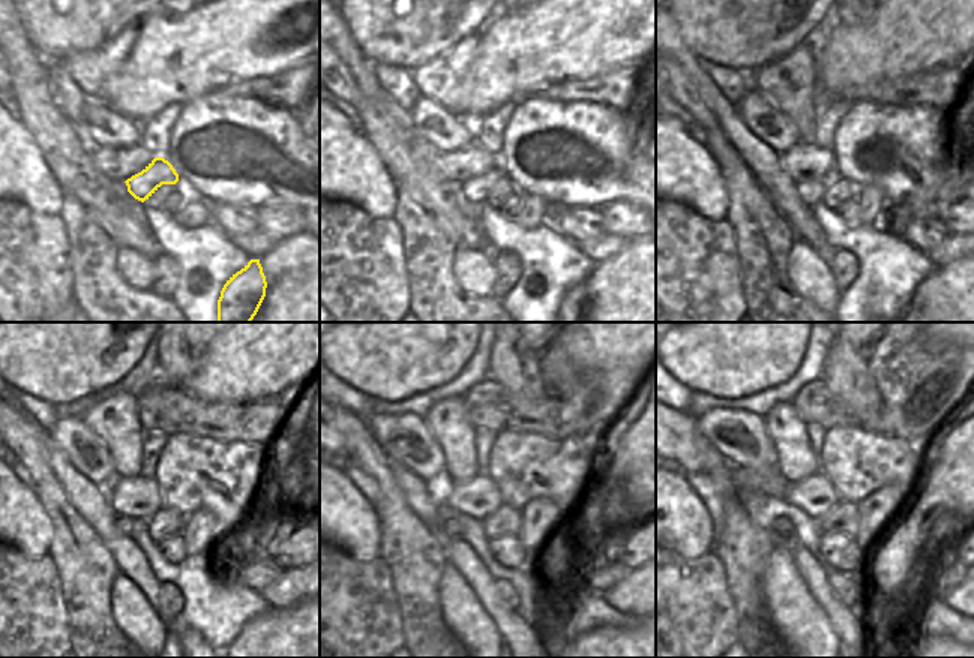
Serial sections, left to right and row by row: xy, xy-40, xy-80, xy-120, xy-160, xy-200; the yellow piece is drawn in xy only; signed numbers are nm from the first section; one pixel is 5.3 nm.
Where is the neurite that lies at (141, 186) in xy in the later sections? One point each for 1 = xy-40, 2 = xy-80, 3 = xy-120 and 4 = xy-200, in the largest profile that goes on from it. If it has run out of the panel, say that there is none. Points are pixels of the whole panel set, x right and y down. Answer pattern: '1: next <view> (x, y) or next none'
1: next xy-40 (476, 189)
2: next xy-80 (811, 192)
3: next xy-120 (128, 525)
4: next xy-200 (779, 525)

